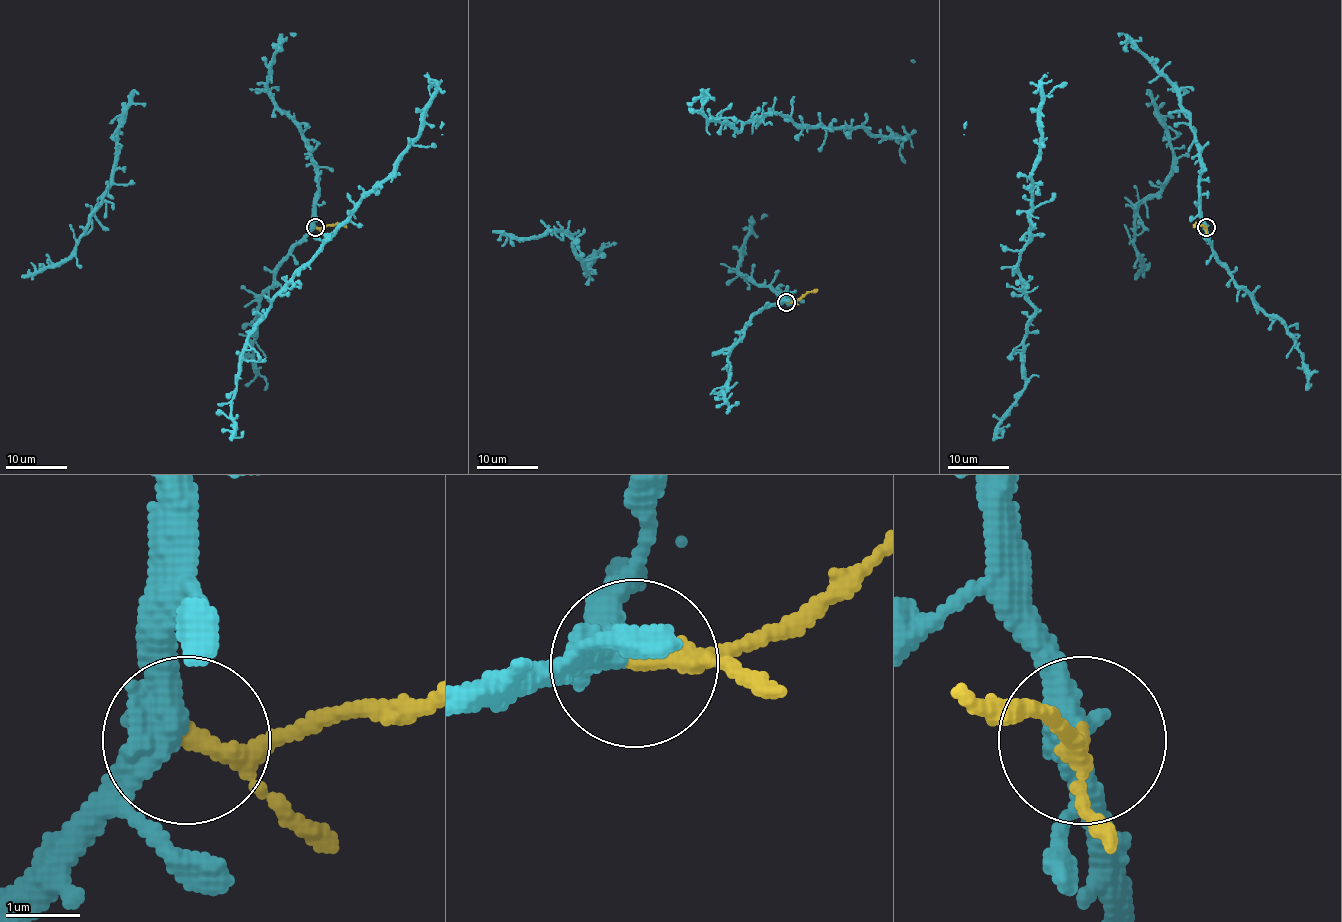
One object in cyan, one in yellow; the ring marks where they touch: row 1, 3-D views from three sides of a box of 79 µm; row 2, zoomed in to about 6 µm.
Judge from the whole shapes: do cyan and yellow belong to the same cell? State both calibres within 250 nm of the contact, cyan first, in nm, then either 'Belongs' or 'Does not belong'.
Thickness 440 nm (cyan) against 200 nm. Does not belong

